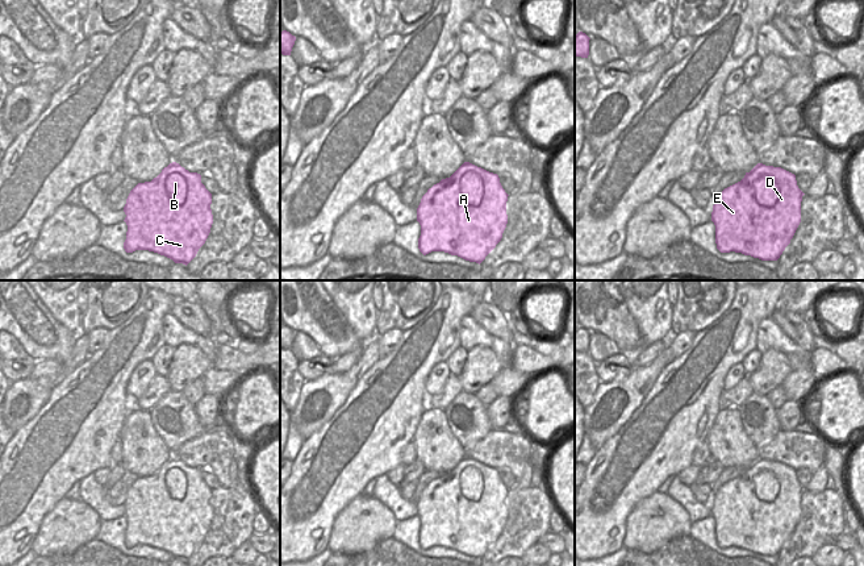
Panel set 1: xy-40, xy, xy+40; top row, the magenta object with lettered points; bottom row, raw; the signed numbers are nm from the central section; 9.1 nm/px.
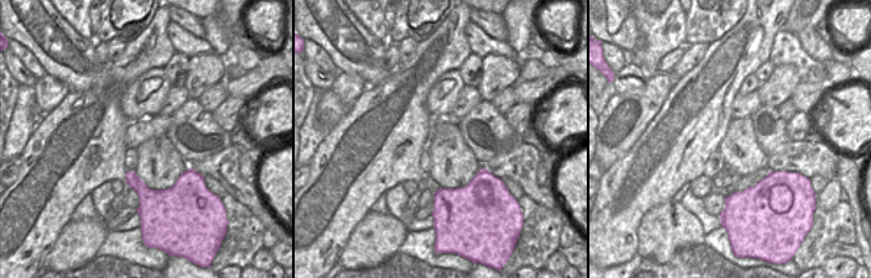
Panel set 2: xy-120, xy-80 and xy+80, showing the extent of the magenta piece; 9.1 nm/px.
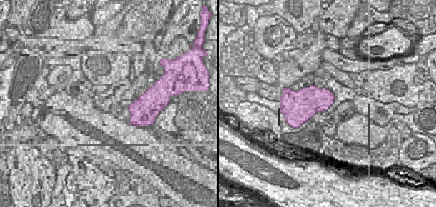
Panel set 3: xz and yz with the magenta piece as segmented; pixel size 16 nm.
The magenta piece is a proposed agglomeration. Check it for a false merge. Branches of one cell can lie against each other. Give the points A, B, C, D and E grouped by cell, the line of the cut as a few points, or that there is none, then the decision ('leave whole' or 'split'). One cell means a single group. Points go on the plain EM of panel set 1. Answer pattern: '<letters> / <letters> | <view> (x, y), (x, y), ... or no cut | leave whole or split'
A B C D E | no cut | leave whole

